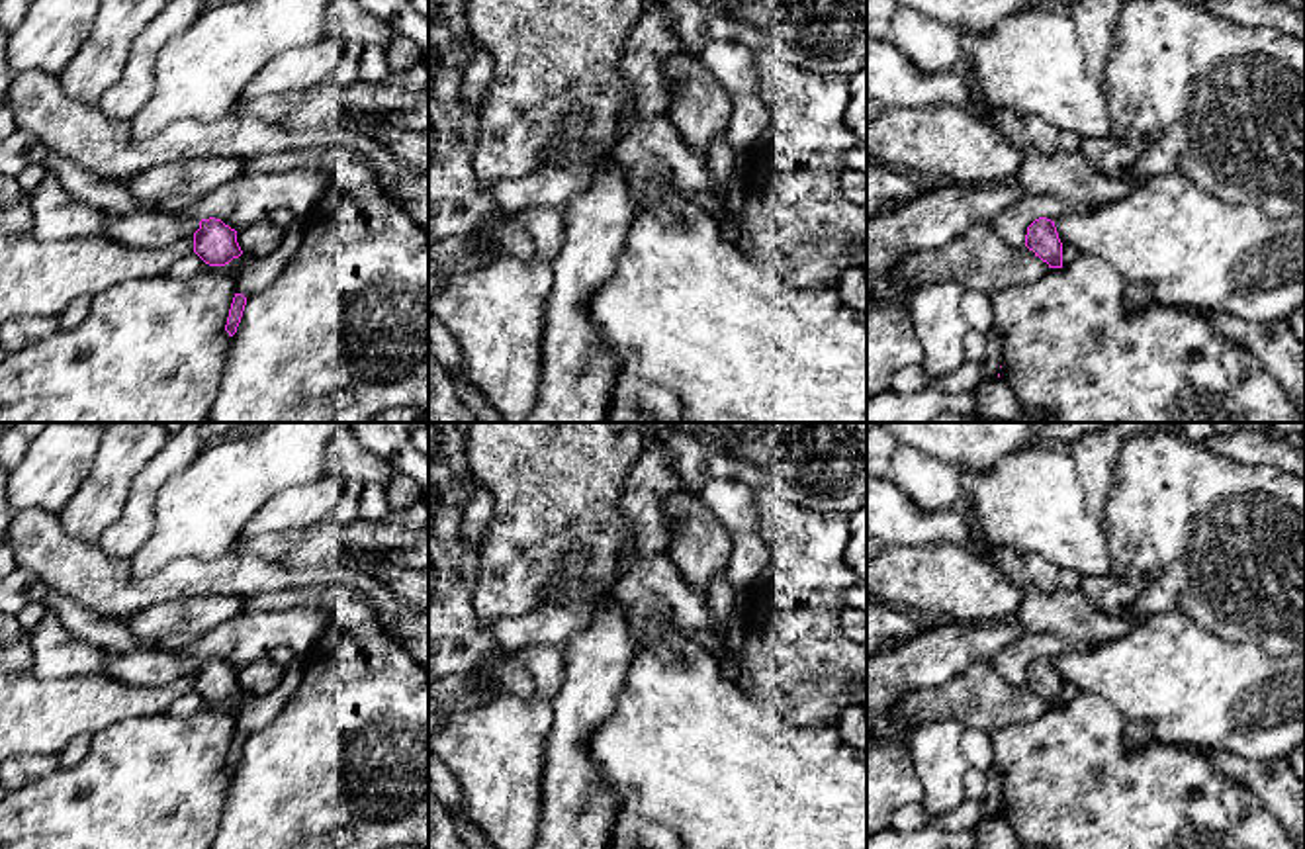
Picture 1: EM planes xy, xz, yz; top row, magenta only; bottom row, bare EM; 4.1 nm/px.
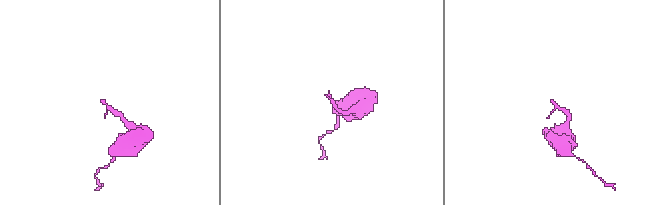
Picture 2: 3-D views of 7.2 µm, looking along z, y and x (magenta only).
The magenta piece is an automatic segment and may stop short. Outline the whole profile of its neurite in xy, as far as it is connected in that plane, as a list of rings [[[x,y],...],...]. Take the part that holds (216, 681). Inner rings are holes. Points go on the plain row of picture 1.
[[[162,648],[108,651],[106,675],[129,685],[162,687],[180,677],[194,677],[194,691],[209,704],[225,704],[243,693],[237,669],[221,657],[172,653]]]

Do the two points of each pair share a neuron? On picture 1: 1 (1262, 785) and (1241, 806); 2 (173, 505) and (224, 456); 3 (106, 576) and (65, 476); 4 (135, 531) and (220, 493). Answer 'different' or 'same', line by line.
1: different
2: same
3: different
4: different

